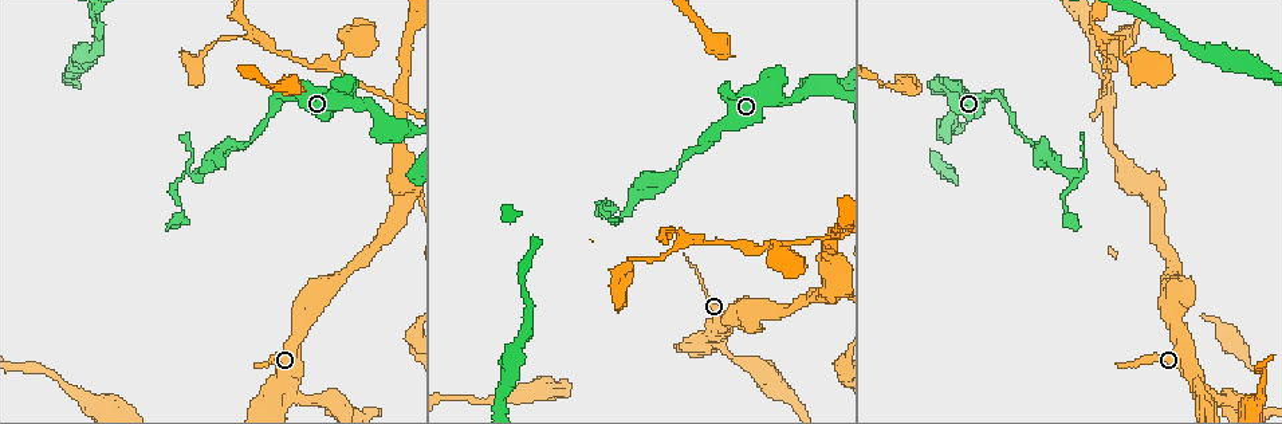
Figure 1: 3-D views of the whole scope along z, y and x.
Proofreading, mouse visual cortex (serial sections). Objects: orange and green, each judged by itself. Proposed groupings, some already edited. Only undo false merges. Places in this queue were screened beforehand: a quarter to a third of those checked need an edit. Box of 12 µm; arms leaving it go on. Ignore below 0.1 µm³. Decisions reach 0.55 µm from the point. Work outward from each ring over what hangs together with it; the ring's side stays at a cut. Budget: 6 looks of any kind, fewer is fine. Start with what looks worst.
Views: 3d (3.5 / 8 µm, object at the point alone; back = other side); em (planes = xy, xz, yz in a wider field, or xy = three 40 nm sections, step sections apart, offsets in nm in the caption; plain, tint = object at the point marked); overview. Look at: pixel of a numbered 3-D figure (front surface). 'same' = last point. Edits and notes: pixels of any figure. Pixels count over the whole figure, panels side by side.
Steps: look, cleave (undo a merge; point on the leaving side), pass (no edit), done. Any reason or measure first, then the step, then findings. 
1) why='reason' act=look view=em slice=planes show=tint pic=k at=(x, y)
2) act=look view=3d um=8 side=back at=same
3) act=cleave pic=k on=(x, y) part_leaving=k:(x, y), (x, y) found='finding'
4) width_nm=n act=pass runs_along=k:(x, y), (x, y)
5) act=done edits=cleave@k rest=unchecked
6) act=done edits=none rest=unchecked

why='narrows sharply' act=look view=3d um=3.5 pic=1 at=(610, 223)

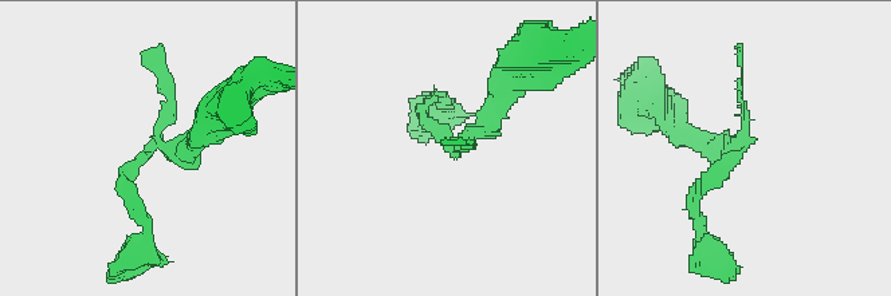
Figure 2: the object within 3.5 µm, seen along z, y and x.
why='shape alone is not enough' act=look view=em slice=xy step=1 show=plain pic=2 at=(736, 153)

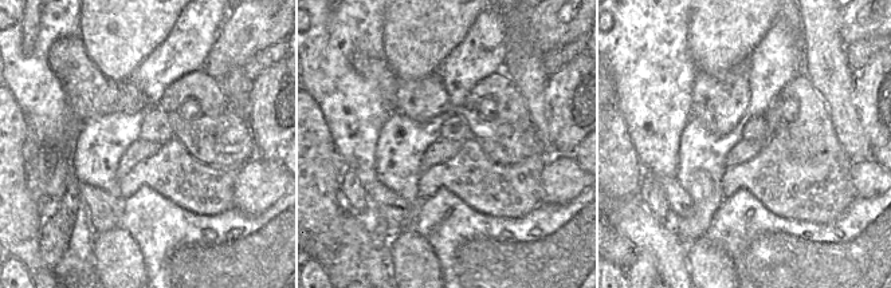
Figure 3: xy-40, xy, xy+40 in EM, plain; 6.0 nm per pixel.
why='where the object lies' act=look view=em slice=xy step=1 show=tint at=same

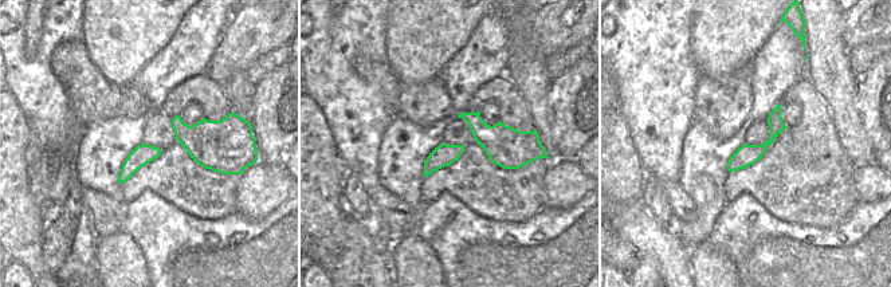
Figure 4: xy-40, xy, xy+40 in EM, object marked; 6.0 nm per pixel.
width_nm=160 act=pass runs_along=4:(777, 110), (773, 137), (731, 168) found='one cell here'

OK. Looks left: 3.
why='abrupt turn' act=look view=3d um=3.5 pic=1 at=(400, 106)

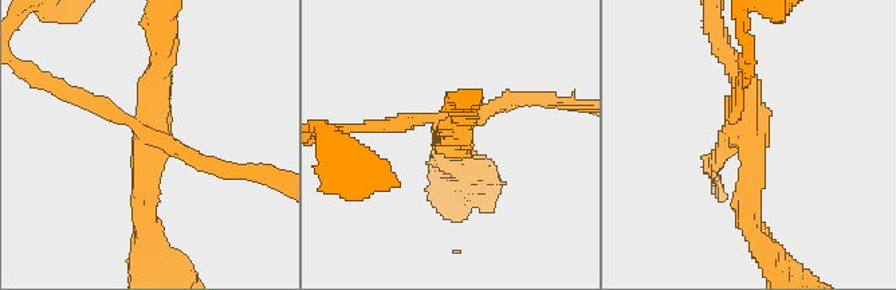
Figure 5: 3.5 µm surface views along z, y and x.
arms=4 arm_widths_nm=150,200,250,250 why='need the tissue' act=look view=em slice=xy step=2 show=tint pic=5 at=(146, 130)

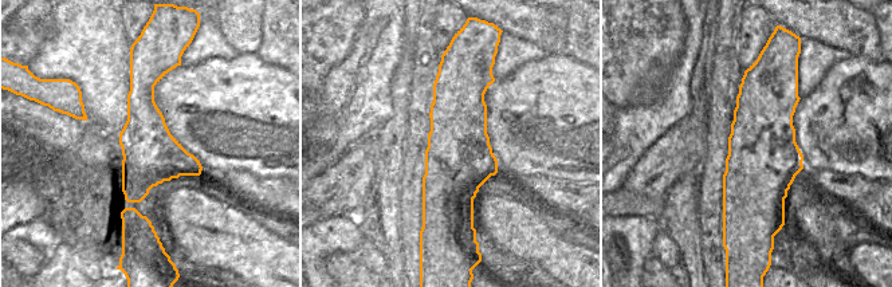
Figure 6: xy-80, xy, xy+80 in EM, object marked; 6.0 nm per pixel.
act=cleave pic=5 on=(195, 156) part_leaving=5:(140, 128), (36, 78) found='a second cell is stuck on'

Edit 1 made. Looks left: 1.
act=done edits=cleave@5 rest=unchecked

